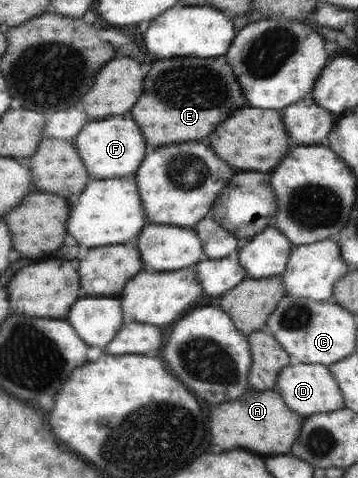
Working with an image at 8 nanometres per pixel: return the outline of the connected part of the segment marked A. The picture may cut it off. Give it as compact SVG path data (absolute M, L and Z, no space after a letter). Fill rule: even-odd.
M249 389L233 400L209 408L209 412L207 412L207 426L209 426L209 434L211 434L211 444L219 446L221 450L239 448L249 453L263 454L263 456L269 457L289 454L289 446L292 446L297 432L299 432L301 421L302 417L296 412L289 410L283 404L281 395L271 389L266 391Z

